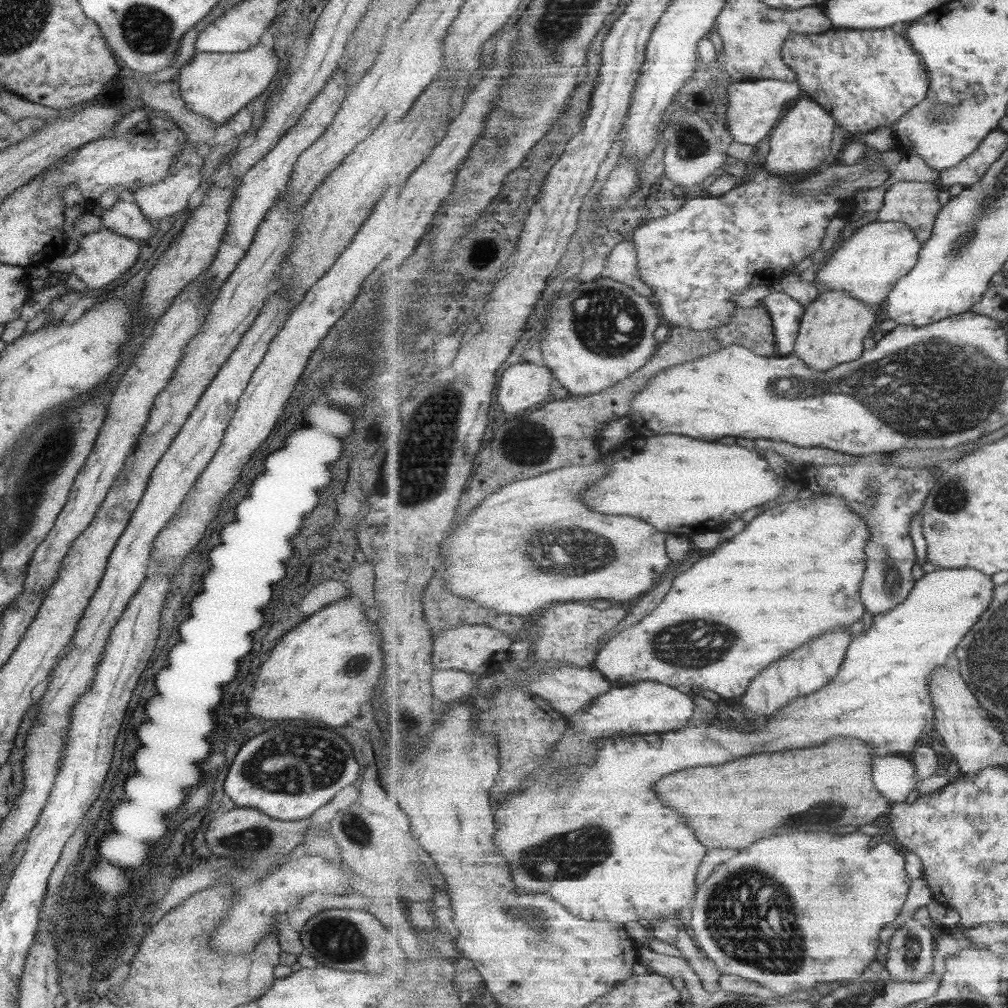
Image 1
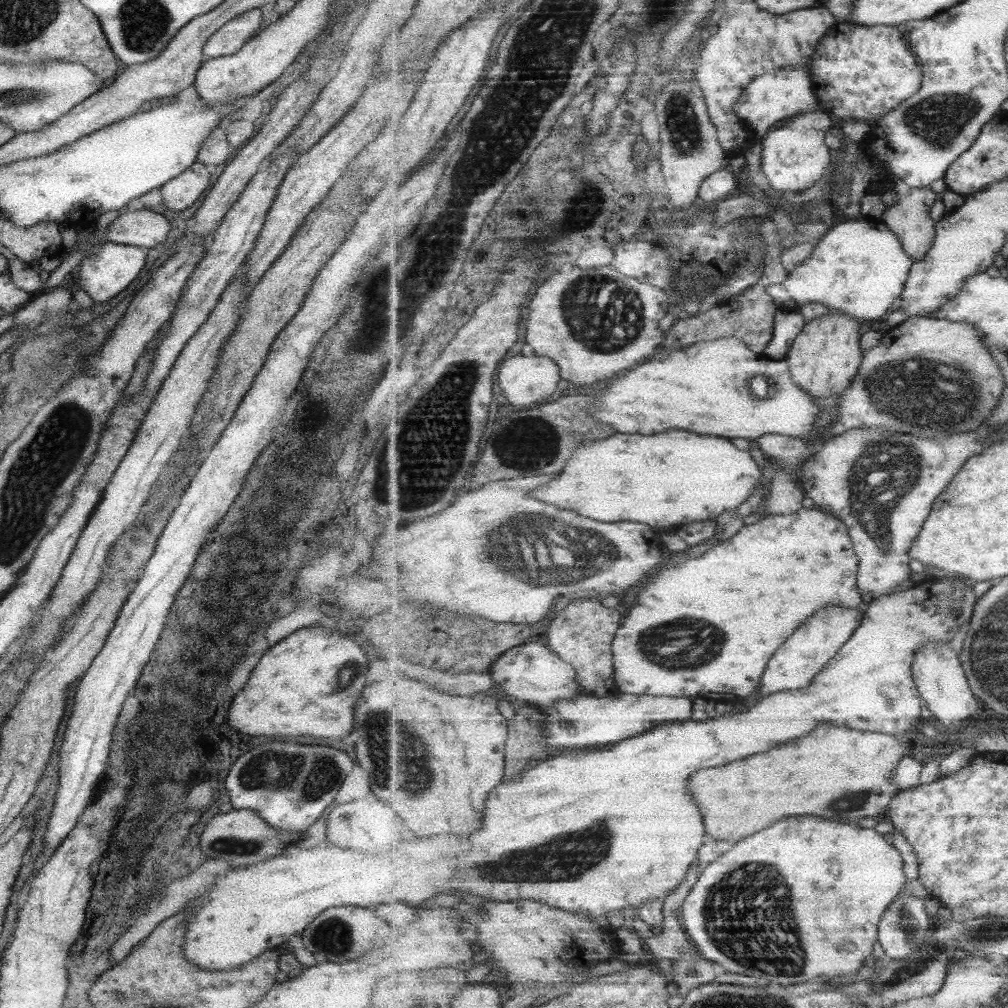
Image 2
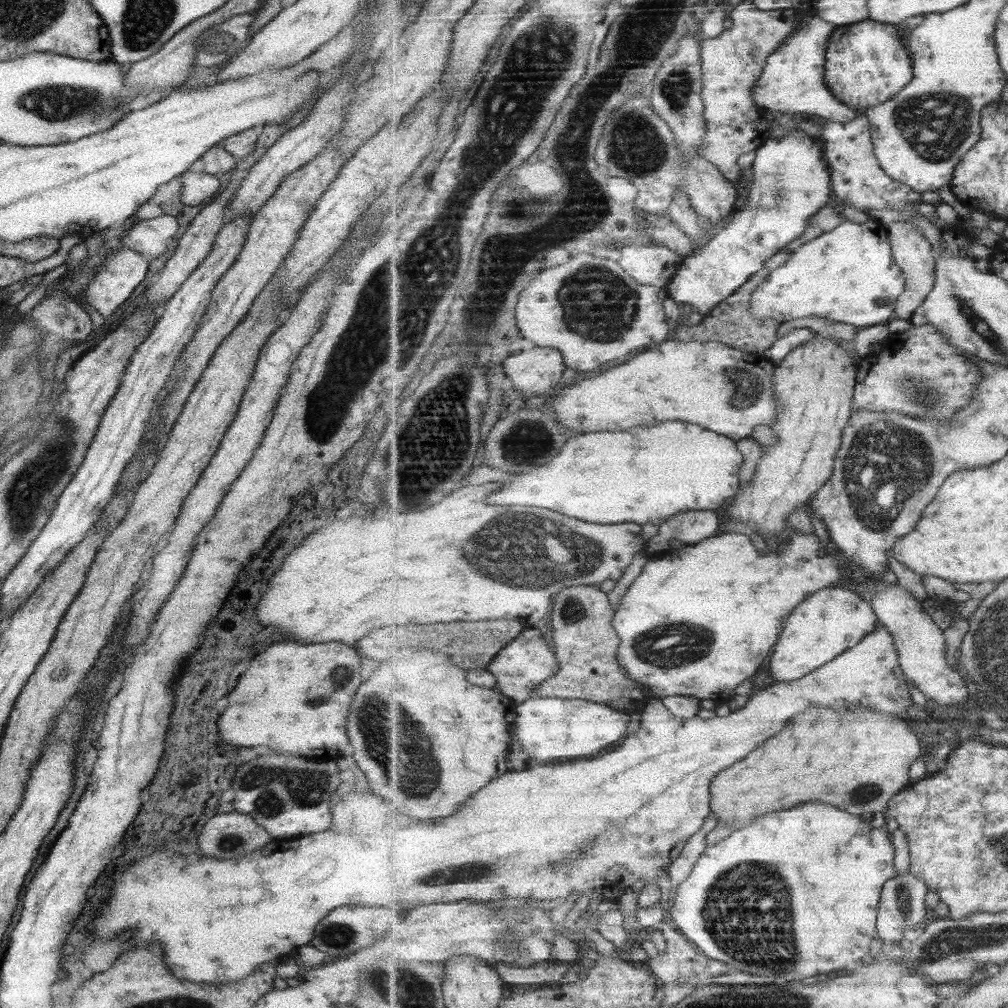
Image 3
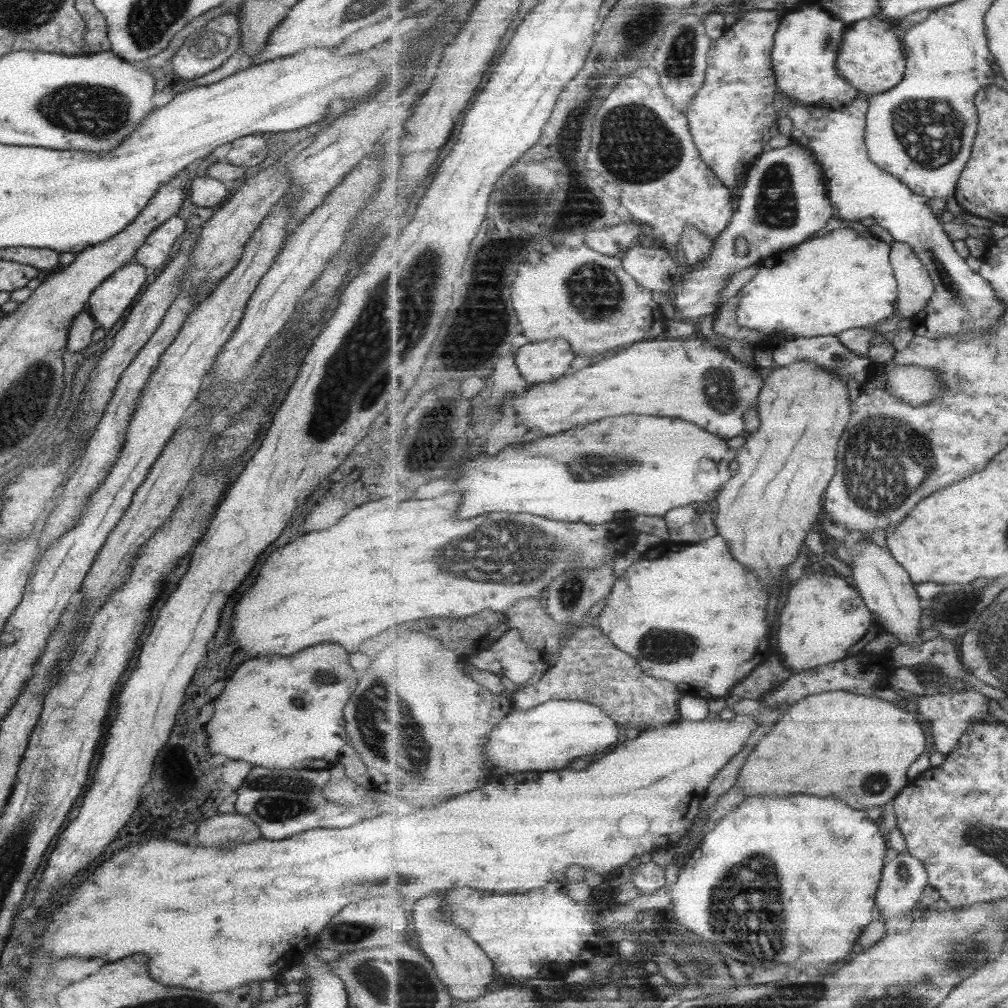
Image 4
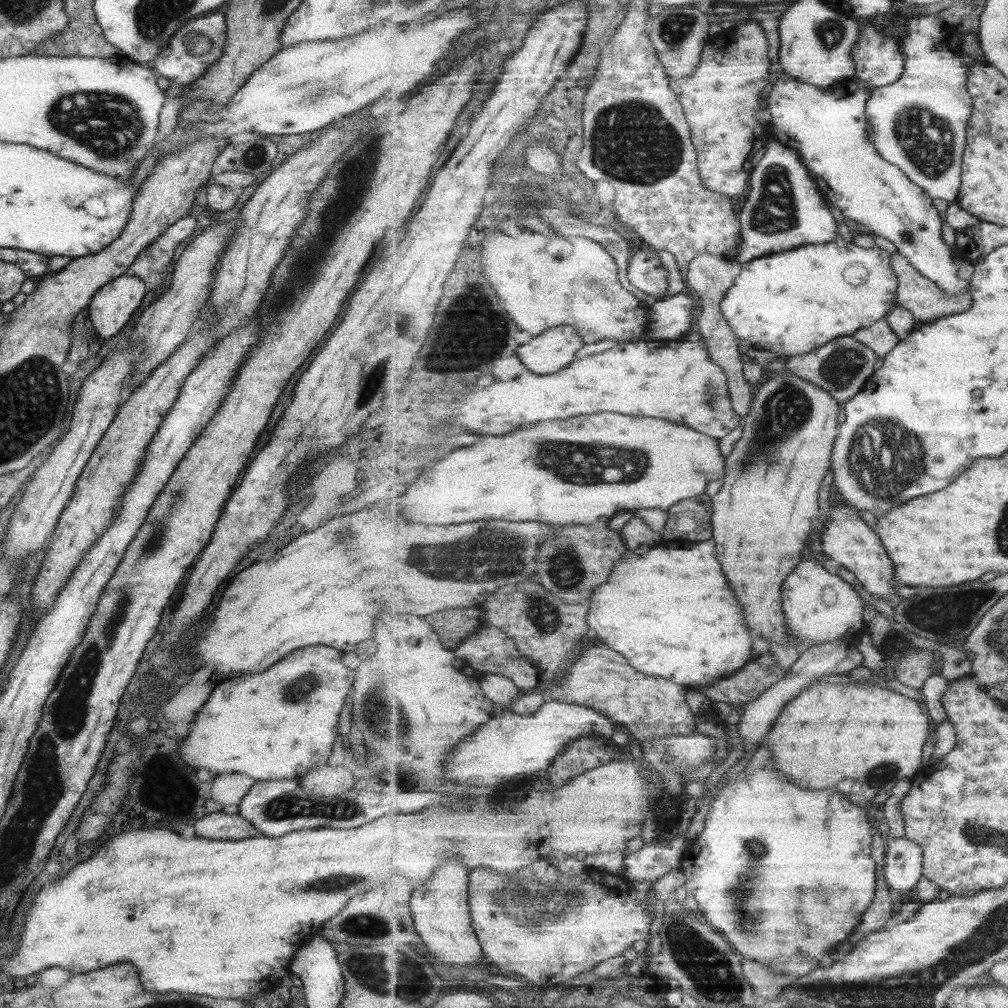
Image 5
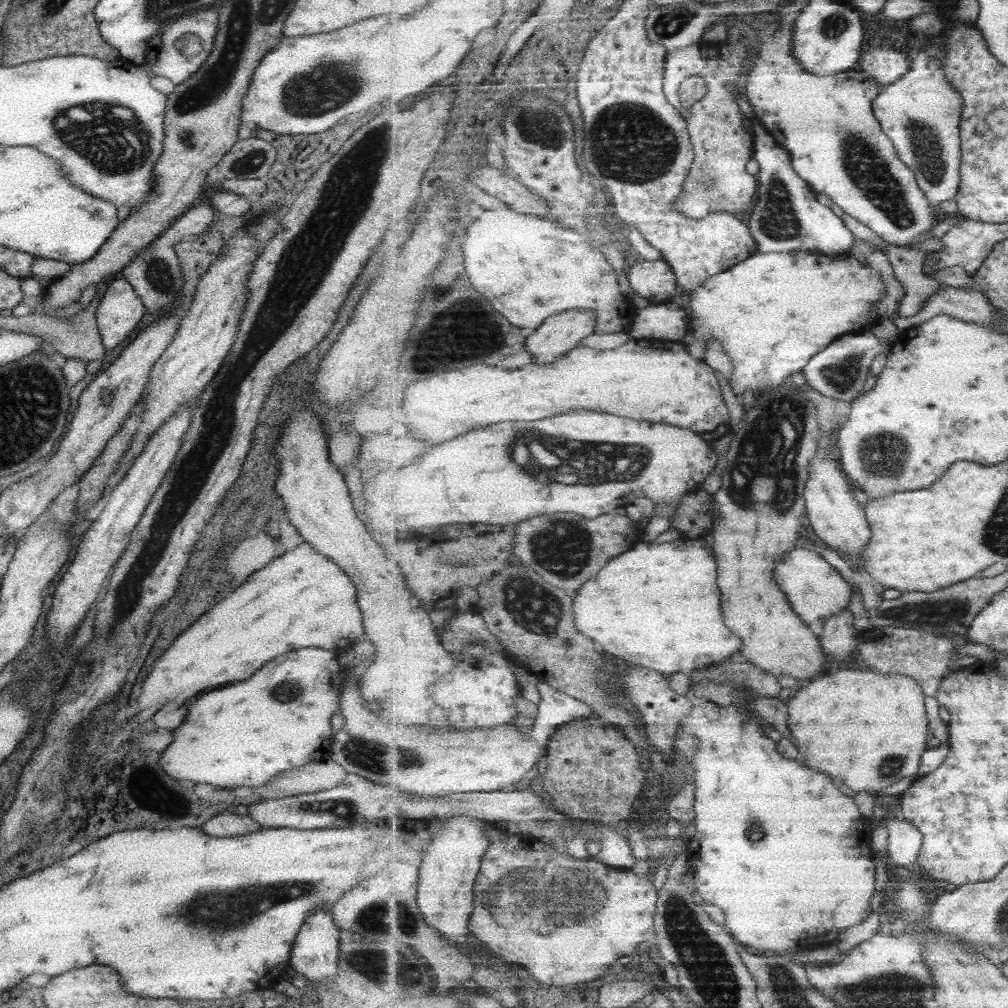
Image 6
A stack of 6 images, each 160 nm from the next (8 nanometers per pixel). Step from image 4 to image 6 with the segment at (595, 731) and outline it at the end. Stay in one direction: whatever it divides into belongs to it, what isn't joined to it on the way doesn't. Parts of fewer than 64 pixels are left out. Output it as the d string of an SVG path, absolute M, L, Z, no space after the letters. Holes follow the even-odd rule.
M344 670L344 683L340 688L340 704L341 704L341 714L344 718L343 727L335 733L335 736L332 736L332 741L330 744L330 752L329 758L337 763L346 773L355 774L357 776L361 776L365 780L374 782L375 784L380 784L386 787L391 787L392 789L396 789L399 787L403 792L408 792L410 795L423 795L423 796L447 796L453 793L464 793L464 792L491 792L491 791L499 791L499 790L508 790L512 789L513 785L516 782L519 782L523 776L525 776L526 772L529 772L537 762L539 762L539 758L546 754L546 748L550 741L551 736L553 736L560 727L564 724L574 722L574 720L589 720L594 716L594 710L588 705L586 702L582 700L577 700L574 696L571 696L565 692L561 692L560 689L551 686L547 681L540 680L538 682L538 689L540 690L541 702L539 705L538 717L534 720L533 728L529 734L520 731L520 728L516 725L516 723L505 723L500 724L499 726L495 726L495 728L473 728L473 730L467 730L467 732L449 732L449 730L441 730L441 732L435 732L433 730L433 734L429 732L429 728L411 728L411 726L405 726L403 722L401 724L397 724L397 722L384 722L382 718L371 714L364 703L364 700L360 697L358 693L357 680L353 680L353 675L349 670Z

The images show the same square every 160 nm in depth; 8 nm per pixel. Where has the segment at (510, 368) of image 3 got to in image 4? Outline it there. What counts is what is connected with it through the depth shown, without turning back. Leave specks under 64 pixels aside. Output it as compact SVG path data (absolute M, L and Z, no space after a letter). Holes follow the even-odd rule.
M564 338L529 342L515 355L517 366L530 385L561 378L575 360L574 348Z

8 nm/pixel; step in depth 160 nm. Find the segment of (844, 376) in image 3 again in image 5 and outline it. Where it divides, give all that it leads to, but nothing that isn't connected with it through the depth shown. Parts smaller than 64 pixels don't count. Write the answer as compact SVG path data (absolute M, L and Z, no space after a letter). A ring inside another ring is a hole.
M771 371L754 386L754 393L751 413L743 419L742 436L726 458L724 483L712 496L712 539L717 543L723 572L727 572L735 592L739 592L739 600L743 600L751 630L757 630L768 643L789 645L800 650L786 623L782 586L797 564L802 562L804 556L801 554L810 541L813 519L819 516L821 482L832 467L834 444L840 427L837 415L842 406L824 388L789 371Z

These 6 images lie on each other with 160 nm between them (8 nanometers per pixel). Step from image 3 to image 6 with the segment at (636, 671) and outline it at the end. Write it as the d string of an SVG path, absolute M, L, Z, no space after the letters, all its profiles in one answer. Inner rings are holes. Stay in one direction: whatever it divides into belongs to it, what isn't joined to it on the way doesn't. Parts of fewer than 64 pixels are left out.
M680 539L664 544L650 544L643 541L631 550L617 555L607 563L597 578L586 582L575 598L575 620L577 628L585 632L585 636L633 665L650 668L669 677L677 672L686 675L692 671L708 666L721 664L742 650L740 636L735 636L725 622L721 612L721 588L717 586L718 562L705 539Z

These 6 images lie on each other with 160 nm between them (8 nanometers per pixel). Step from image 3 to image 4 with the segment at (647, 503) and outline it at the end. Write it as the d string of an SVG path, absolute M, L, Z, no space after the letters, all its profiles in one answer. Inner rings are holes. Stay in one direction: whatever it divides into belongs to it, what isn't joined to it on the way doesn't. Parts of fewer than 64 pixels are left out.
M619 416L601 420L599 424L579 428L579 432L571 430L555 436L545 435L521 448L504 448L493 458L483 454L477 460L467 462L463 466L463 476L457 480L457 484L467 482L467 500L463 498L463 512L459 512L459 518L475 518L485 512L529 512L548 519L601 525L615 521L615 518L631 521L640 514L664 517L670 510L693 502L713 502L717 492L733 478L731 469L737 455L737 450L731 450L725 439L685 420L657 416ZM585 456L595 456L603 462L595 466L593 462L587 462ZM705 460L711 460L713 464L709 466Z

